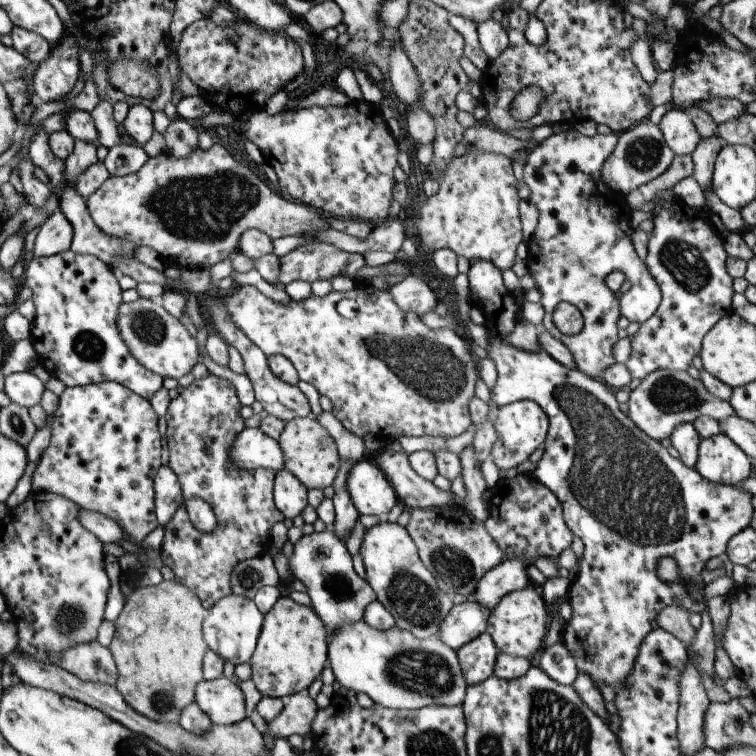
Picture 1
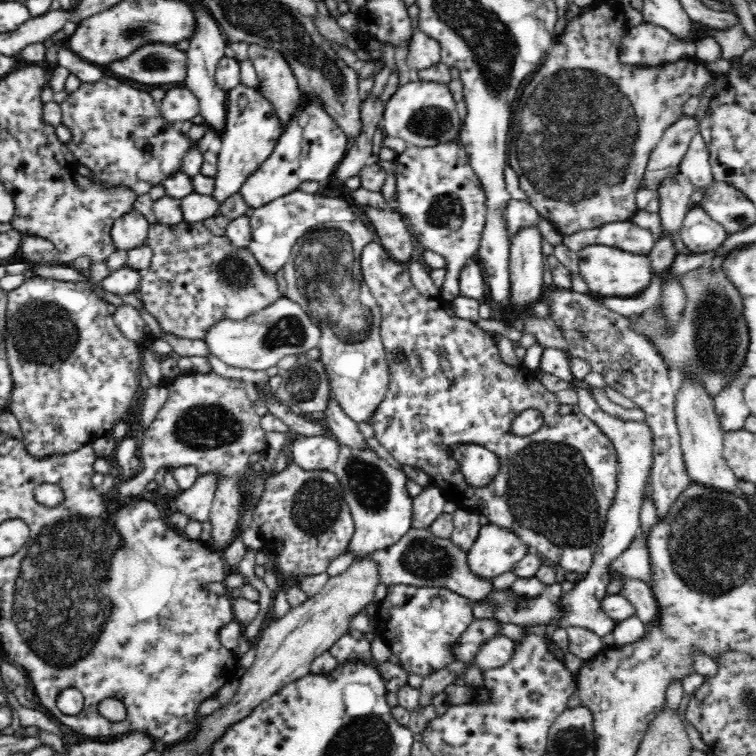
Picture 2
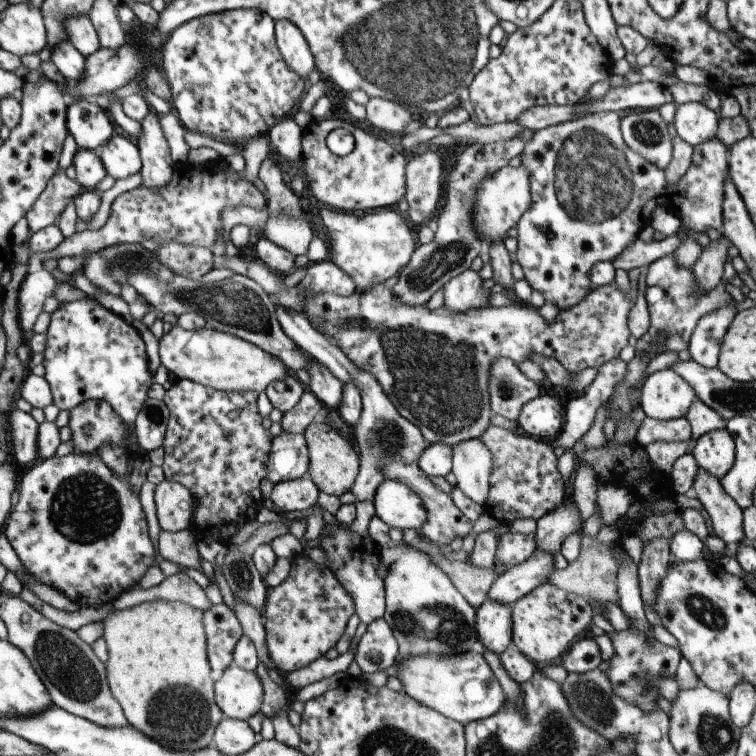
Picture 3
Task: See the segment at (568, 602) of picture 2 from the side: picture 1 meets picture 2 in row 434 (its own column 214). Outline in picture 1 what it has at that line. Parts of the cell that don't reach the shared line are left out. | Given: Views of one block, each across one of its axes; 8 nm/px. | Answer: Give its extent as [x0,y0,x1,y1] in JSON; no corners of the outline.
[203,594,264,666]

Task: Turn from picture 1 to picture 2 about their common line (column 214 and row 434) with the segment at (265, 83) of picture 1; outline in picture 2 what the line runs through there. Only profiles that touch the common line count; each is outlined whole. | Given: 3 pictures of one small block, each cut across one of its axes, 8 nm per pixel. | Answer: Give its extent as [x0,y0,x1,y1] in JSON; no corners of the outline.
[4,276,142,459]

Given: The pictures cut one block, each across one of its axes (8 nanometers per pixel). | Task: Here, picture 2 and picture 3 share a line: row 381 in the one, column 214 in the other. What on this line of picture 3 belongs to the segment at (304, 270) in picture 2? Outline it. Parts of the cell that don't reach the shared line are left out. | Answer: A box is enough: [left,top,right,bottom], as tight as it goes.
[158,325,292,394]

